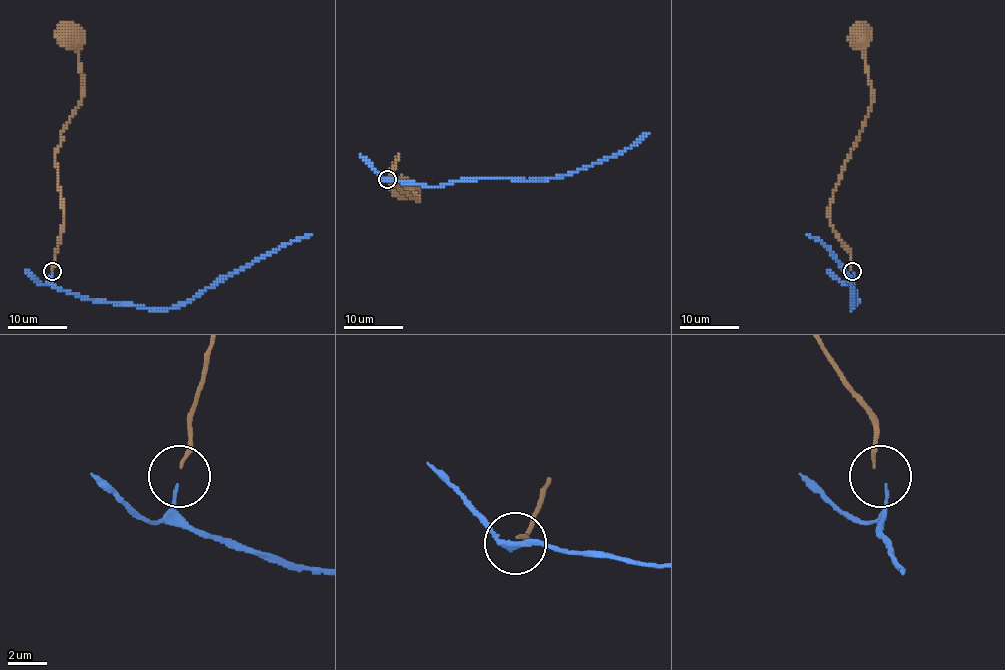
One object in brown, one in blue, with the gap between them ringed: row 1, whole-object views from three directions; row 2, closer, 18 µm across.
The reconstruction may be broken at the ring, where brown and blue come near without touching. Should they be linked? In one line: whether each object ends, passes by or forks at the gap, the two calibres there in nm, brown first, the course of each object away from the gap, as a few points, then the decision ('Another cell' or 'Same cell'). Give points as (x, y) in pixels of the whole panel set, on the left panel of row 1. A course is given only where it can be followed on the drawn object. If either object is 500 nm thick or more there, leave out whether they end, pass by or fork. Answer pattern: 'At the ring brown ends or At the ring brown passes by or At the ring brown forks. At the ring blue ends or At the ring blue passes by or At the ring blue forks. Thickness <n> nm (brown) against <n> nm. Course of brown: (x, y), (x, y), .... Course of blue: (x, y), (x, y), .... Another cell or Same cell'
At the ring brown ends. At the ring blue ends. Thickness 160 nm (brown) against 140 nm. Course of brown: (53, 269), (63, 226), (56, 151), (66, 123), (82, 97), (79, 52), (60, 38), (61, 33), (67, 35). Course of blue: (51, 273), (51, 282), (56, 287), (88, 298), (153, 309), (176, 307), (228, 275), (310, 234). Another cell

